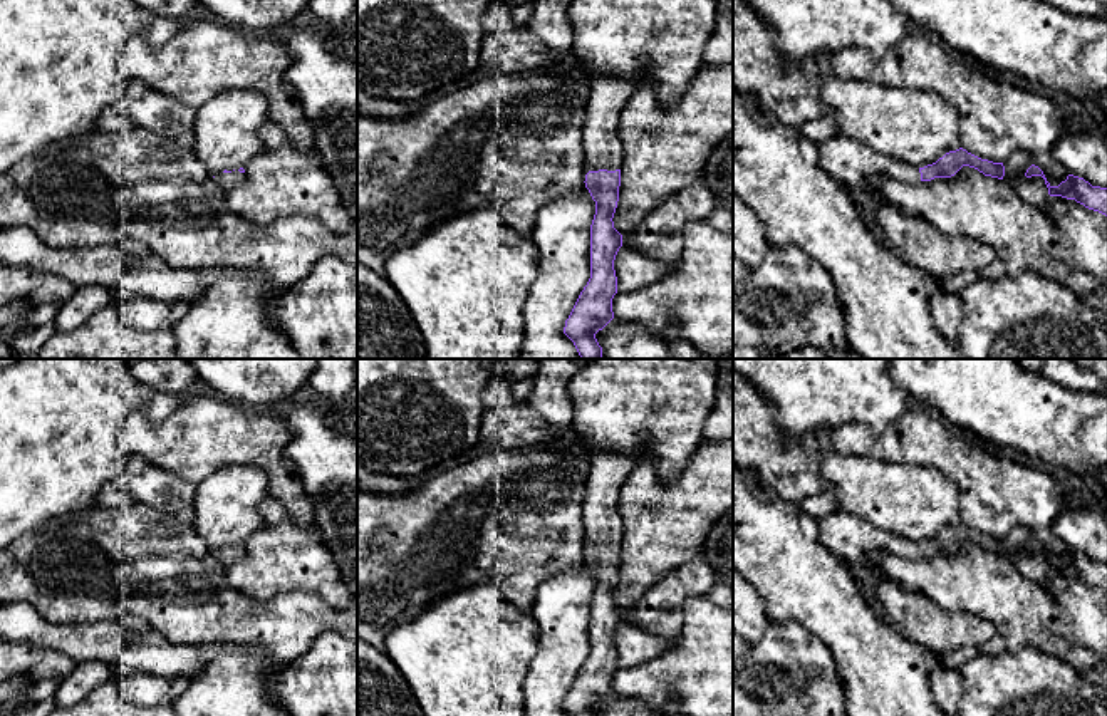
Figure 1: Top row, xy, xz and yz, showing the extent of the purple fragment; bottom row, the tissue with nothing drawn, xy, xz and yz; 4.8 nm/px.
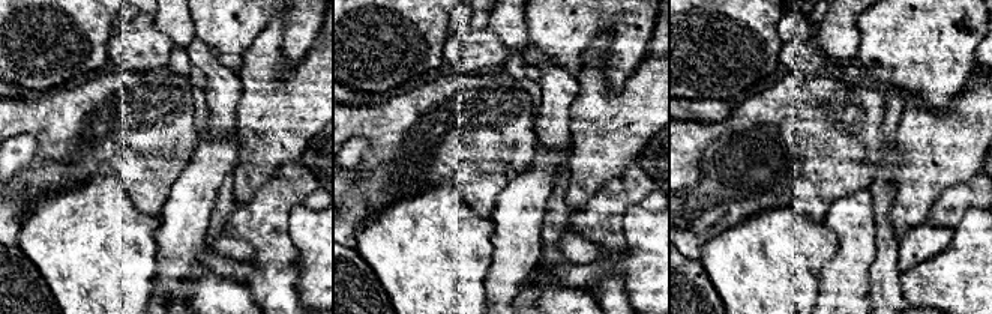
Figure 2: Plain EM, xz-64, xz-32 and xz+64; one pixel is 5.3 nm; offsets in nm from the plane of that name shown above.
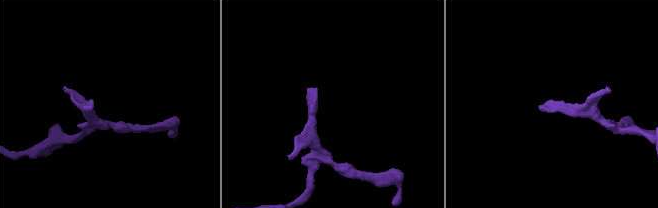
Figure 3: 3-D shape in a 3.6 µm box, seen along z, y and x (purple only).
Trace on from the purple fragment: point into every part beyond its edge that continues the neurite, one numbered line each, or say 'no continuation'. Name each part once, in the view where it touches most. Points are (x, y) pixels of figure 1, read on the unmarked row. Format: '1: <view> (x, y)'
1: xz (602, 524)

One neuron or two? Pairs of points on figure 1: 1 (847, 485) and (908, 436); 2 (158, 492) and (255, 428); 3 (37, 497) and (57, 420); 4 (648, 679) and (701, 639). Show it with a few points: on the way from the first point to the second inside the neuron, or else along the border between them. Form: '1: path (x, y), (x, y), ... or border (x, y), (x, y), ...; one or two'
1: border (842, 453), (916, 463), (919, 466); two
2: border (145, 460), (195, 485); two
3: path (37, 478), (39, 438); one
4: path (661, 676), (688, 653); one

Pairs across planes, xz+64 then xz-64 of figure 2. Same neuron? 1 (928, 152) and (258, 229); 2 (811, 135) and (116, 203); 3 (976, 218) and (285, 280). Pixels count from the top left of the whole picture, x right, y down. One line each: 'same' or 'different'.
1: different
2: different
3: different

